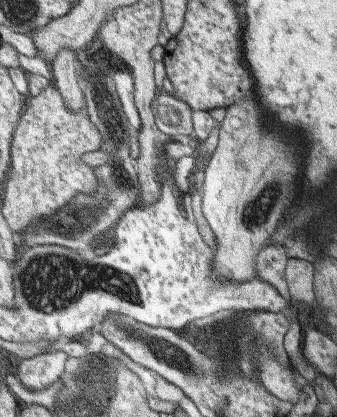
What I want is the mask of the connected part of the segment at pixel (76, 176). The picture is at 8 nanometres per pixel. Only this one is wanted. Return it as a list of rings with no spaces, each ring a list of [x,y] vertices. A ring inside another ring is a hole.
[[[55,86],[42,92],[36,97],[28,98],[28,105],[19,124],[20,132],[16,132],[14,140],[14,168],[5,190],[5,201],[1,209],[9,220],[14,232],[26,231],[32,223],[63,213],[67,204],[70,204],[80,194],[90,195],[100,189],[100,180],[96,168],[82,161],[82,156],[88,152],[96,152],[102,148],[105,136],[98,124],[91,119],[88,109],[75,110],[67,104],[63,92]]]

